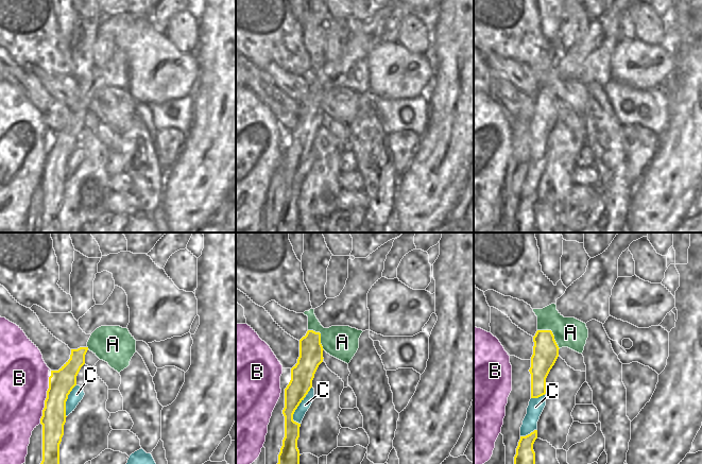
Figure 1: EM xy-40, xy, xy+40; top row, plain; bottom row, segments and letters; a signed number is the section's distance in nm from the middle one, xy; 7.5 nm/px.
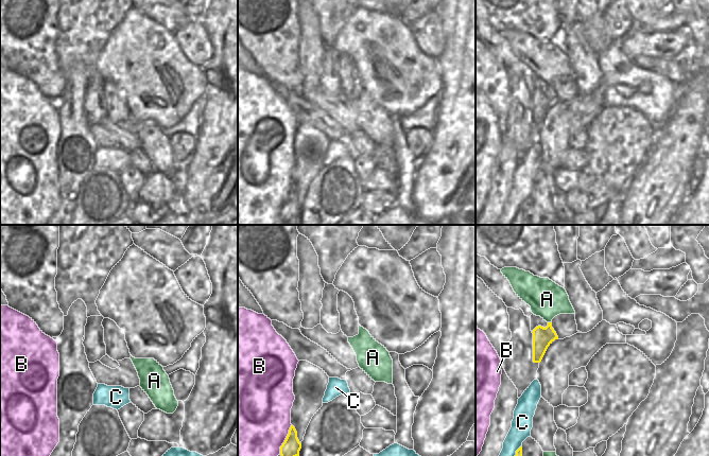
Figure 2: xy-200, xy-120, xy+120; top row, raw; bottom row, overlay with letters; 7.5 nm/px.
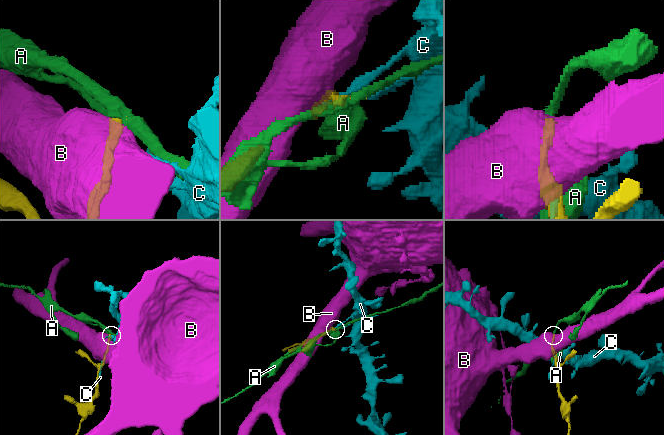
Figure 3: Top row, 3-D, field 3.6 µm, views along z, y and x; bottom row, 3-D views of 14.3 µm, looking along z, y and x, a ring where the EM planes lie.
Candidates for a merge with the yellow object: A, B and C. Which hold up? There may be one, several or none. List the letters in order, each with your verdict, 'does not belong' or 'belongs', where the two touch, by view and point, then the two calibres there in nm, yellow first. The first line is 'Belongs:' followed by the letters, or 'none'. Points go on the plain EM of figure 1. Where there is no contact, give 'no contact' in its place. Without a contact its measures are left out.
Belongs: none
A: does not belong; contact xy+40 (552, 96); calibres 190 and 220 nm
B: does not belong; contact xy-40 (46, 161); calibres 190 and 360 nm
C: does not belong; contact xy (298, 167); calibres 180 and 80 nm

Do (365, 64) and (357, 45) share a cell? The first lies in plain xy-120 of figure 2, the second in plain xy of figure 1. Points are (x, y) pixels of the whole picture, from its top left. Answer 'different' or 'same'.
different

